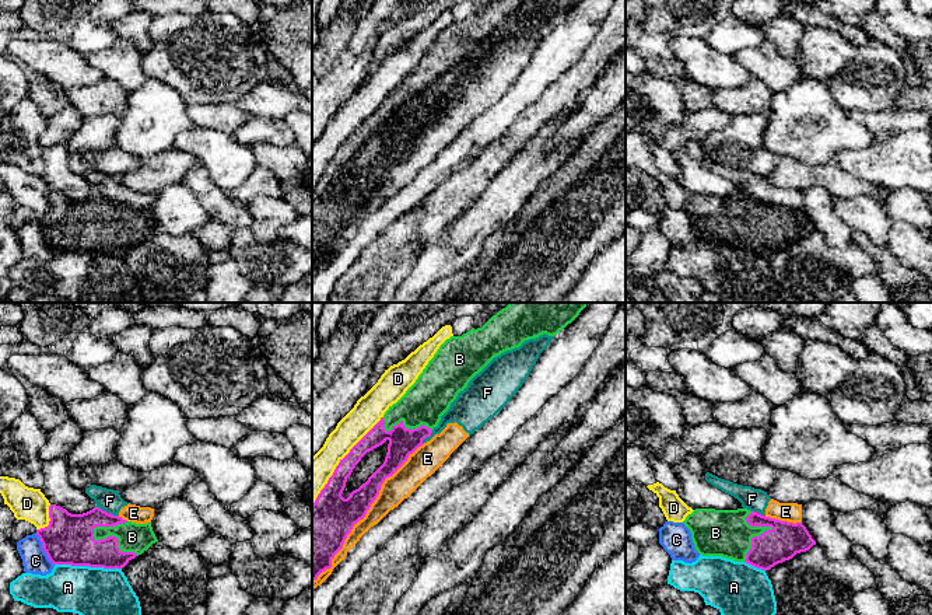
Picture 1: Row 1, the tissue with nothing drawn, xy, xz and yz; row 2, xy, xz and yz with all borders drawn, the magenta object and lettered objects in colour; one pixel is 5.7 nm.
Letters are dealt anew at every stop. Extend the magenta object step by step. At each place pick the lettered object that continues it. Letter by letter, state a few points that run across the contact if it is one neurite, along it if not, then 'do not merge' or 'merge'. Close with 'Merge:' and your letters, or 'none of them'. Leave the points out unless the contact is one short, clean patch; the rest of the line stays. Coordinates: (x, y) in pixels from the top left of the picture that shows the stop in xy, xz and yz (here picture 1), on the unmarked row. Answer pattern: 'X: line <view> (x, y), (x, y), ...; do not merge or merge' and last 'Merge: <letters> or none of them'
A: do not merge
B: merge
C: do not merge
D: do not merge
E: do not merge
F: line xy (95, 192), (118, 202); do not merge
Merge: B

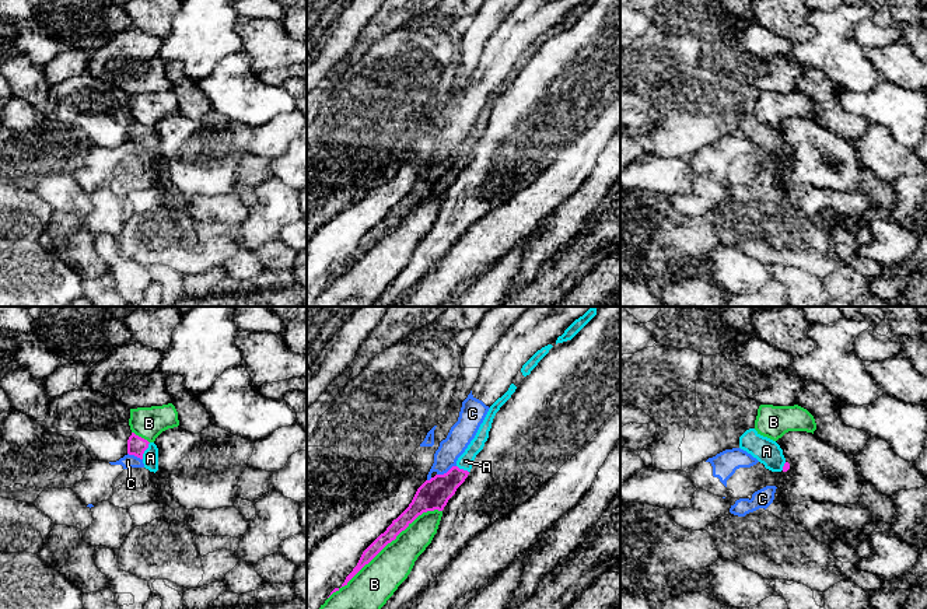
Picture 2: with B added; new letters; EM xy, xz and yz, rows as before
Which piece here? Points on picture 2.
A: line xy (136, 132), (144, 136), (150, 144); merge
B: do not merge
C: line xz (455, 151), (437, 161); do not merge
Merge: A

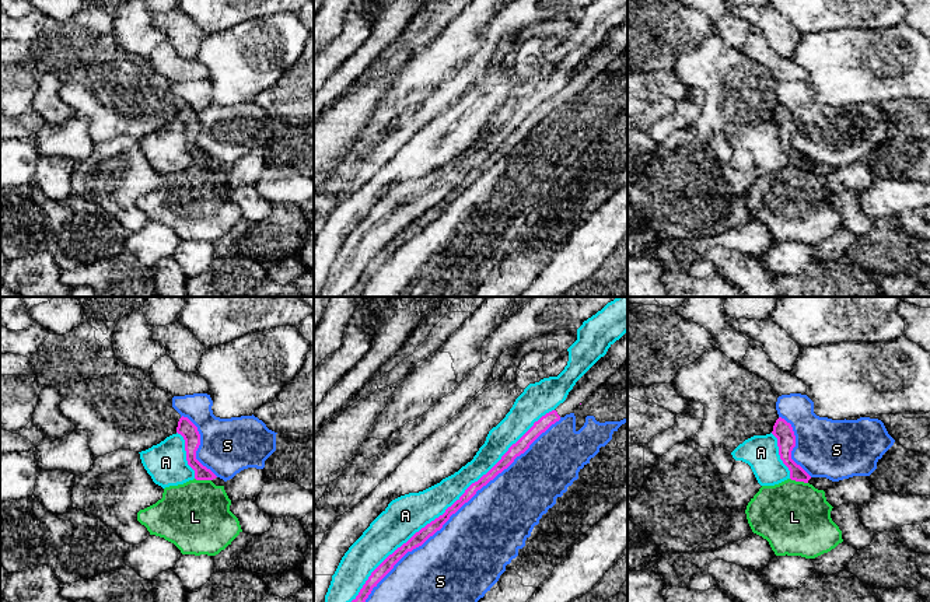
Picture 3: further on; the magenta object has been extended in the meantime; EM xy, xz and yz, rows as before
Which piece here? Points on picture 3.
A: do not merge
L: do not merge
S: do not merge
Merge: none of them

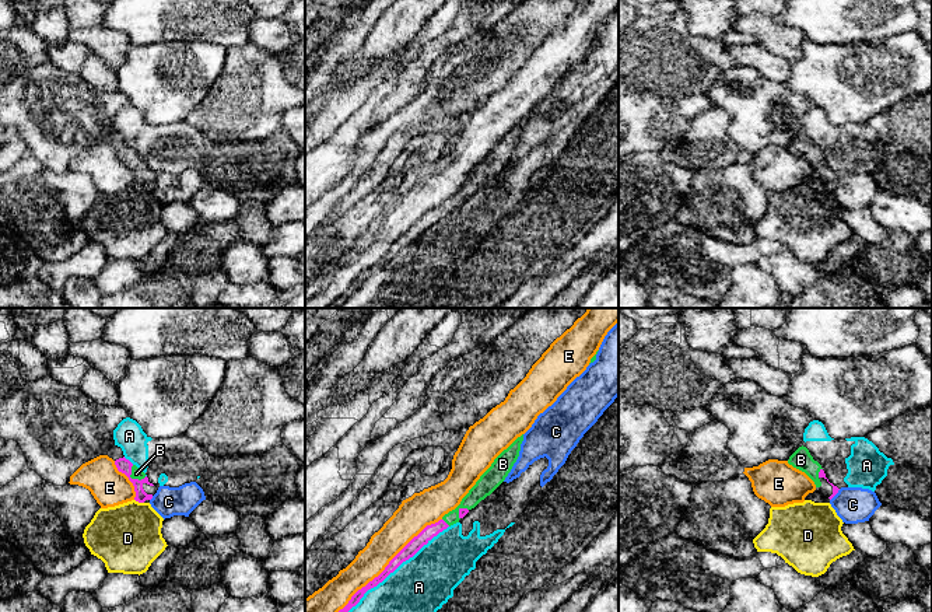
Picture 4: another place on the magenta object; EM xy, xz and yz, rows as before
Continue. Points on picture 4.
A: do not merge
B: line xy (123, 151), (133, 165), (136, 160); merge
C: do not merge
D: do not merge
E: do not merge
Merge: B

